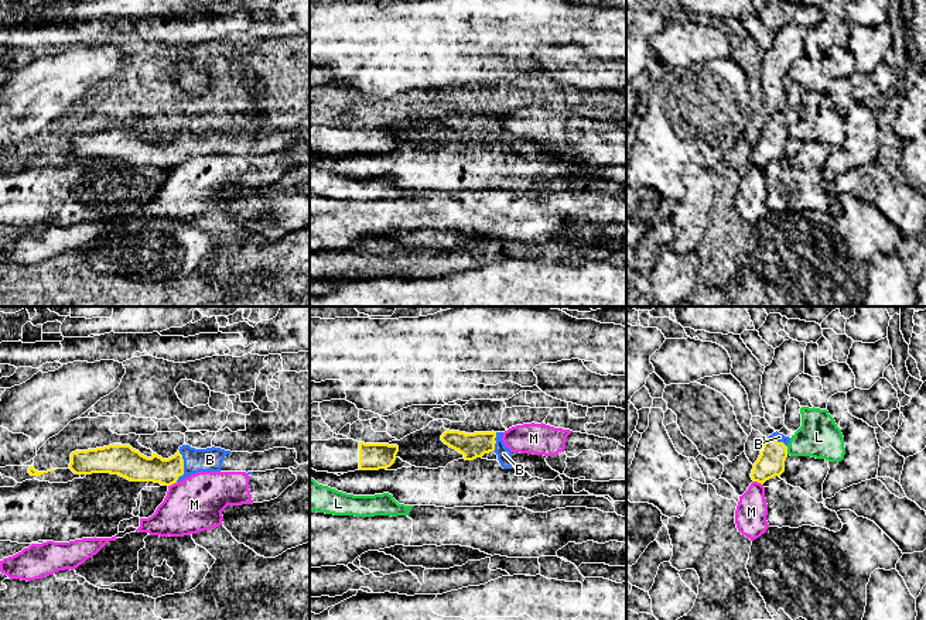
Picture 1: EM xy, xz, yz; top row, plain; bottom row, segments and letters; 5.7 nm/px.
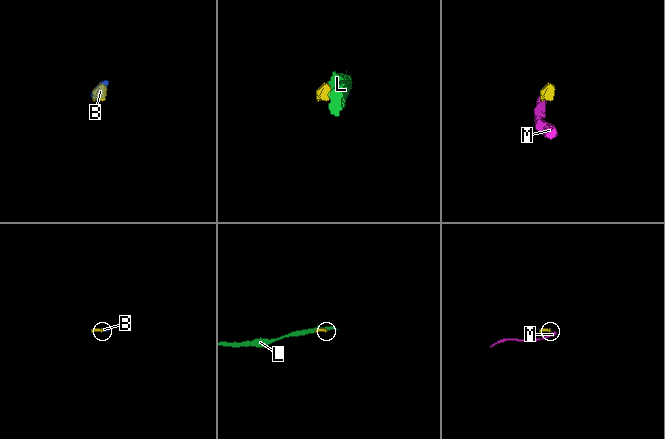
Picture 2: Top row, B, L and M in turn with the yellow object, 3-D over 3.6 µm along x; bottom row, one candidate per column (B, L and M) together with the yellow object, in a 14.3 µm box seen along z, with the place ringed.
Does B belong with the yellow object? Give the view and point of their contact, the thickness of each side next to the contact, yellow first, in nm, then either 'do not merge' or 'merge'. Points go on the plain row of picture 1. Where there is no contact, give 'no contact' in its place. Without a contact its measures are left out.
xy (183, 148) | 160/140 nm | merge

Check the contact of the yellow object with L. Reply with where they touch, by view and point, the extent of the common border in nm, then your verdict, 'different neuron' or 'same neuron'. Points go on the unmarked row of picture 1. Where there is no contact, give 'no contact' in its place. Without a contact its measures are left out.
contact yz (786, 134); length 50 nm; different neuron

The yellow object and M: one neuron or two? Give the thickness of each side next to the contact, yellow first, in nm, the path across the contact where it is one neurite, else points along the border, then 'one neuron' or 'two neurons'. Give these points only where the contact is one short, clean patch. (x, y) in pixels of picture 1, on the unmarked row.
160 nm thick on the yellow side, 180 nm on the other; border along yz (754, 164), (762, 168); two neurons

